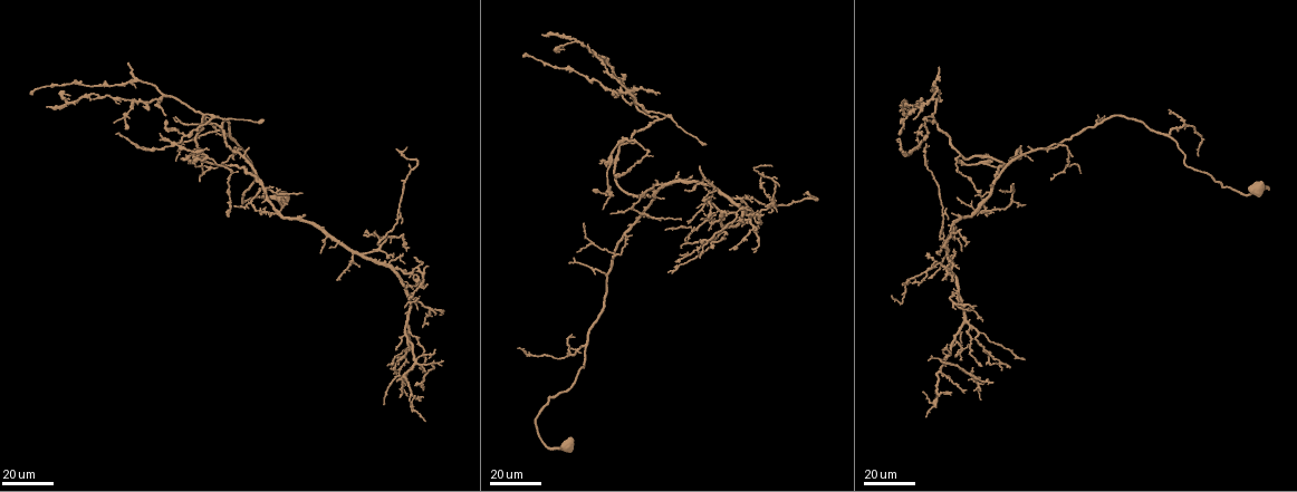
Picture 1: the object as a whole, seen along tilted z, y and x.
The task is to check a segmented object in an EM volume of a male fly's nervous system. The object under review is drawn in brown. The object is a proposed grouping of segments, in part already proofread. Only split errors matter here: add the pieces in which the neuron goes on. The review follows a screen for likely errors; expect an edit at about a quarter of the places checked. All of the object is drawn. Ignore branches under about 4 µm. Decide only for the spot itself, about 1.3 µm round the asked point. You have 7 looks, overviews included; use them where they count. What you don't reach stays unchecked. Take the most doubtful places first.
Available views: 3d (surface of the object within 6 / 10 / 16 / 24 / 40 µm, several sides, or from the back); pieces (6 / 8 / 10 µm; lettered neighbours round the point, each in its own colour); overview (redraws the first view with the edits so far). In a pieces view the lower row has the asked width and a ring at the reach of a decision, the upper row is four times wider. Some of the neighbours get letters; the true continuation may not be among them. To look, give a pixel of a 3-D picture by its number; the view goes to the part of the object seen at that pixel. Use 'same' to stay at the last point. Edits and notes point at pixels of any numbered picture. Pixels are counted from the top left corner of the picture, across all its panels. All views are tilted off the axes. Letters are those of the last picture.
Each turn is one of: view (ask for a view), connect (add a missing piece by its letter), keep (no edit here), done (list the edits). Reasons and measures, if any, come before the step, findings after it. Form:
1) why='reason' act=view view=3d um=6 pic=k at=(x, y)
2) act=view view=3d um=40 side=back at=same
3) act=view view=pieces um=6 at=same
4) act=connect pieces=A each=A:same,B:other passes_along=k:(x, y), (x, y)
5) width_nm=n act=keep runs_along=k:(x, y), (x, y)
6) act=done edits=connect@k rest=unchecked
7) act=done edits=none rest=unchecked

act=view view=3d um=24 pic=1 at=(700, 167)

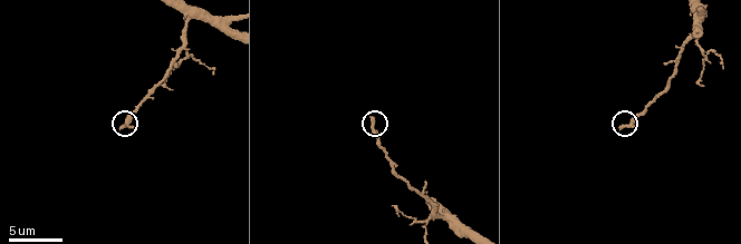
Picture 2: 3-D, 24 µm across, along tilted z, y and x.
act=view view=pieces um=10 pic=2 at=(120, 127)

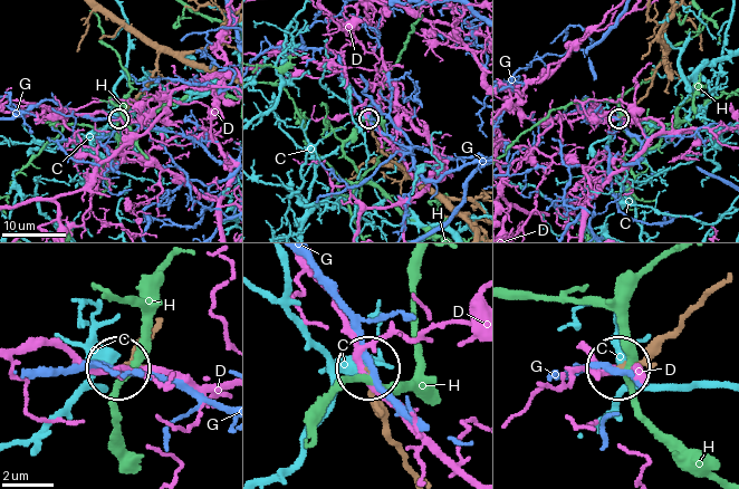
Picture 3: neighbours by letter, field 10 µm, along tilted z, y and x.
act=keep each=C:other,D:other,G:other,H:other runs_along=3:(416, 475), (390, 429), (372, 372) found='none of them fits'

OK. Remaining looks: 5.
why='an open end' act=view view=3d um=24 pic=1 at=(686, 189)

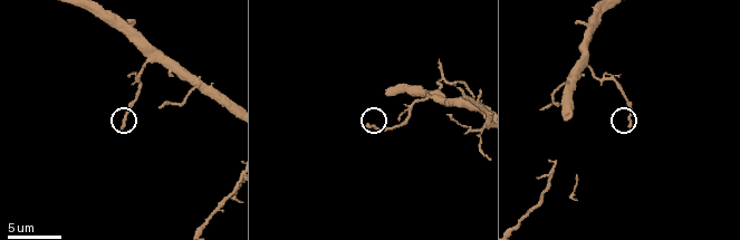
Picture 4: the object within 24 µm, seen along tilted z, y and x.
act=view view=pieces um=10 pic=4 at=(122, 130)

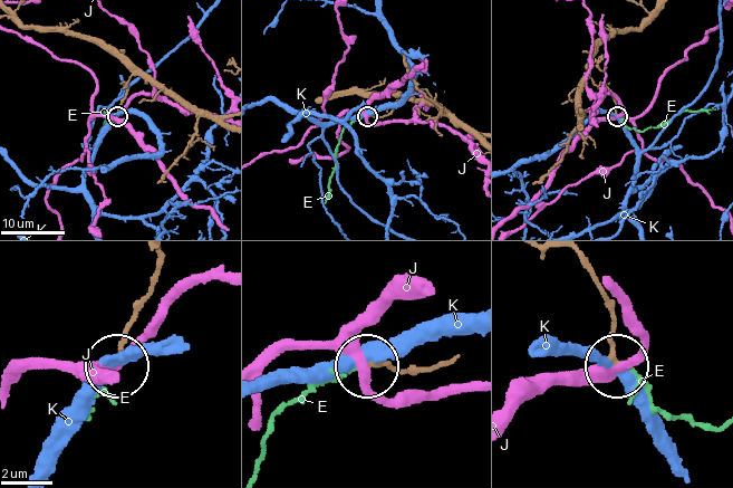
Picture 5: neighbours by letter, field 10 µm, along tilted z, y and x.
act=connect pieces=E each=E:same,J:other,K:other passes_along=5:(599, 290), (616, 357), (656, 405), (721, 426) found='the neuron continues'

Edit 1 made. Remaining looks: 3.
act=view view=overview

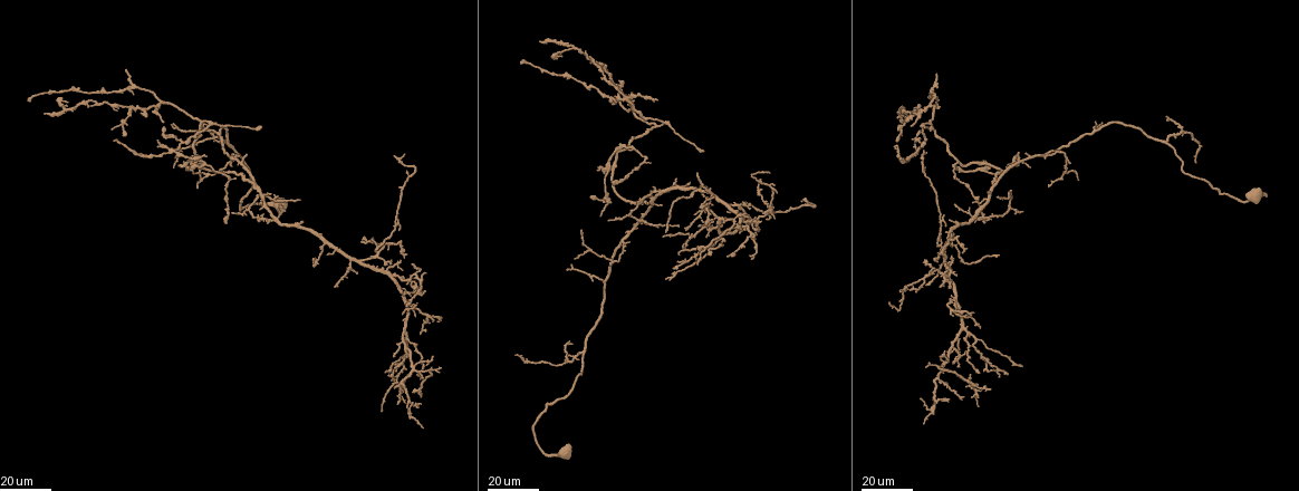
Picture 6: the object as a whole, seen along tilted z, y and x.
why='thin end' act=view view=3d um=24 pic=6 at=(946, 233)

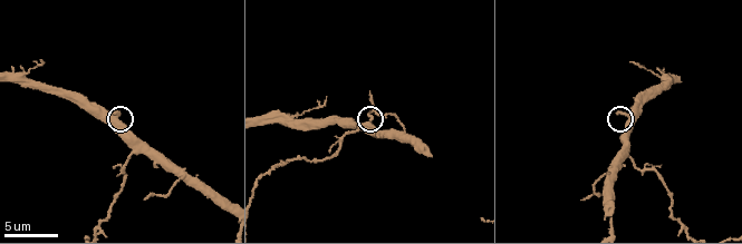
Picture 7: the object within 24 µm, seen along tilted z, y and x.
why='what lies round it' act=view view=pieces um=8 pic=7 at=(366, 114)

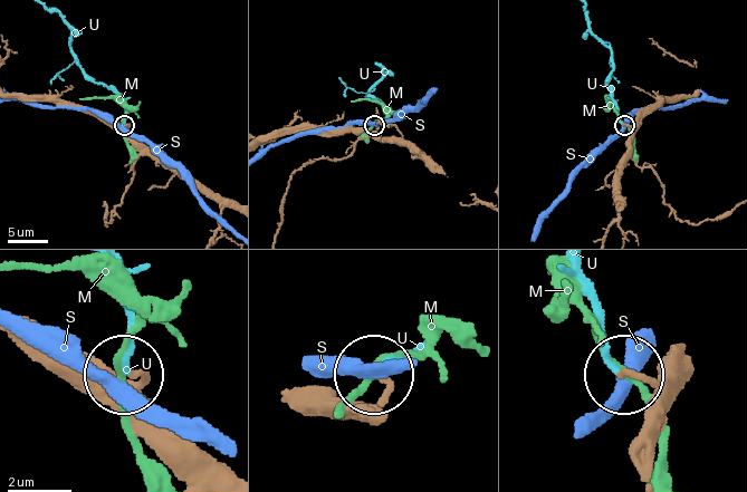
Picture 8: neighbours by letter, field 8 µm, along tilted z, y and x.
width_nm=200 act=connect pieces=U each=M:other,S:other,U:same passes_along=8:(635, 119), (622, 124), (607, 85), (610, 49), (589, 18) found='the neuron continues'

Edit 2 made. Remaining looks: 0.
act=done edits=connect@5,connect@8 rest=unchecked

